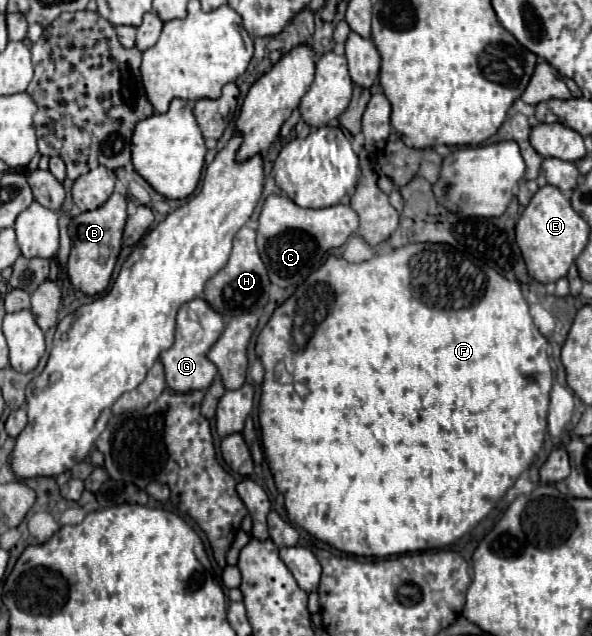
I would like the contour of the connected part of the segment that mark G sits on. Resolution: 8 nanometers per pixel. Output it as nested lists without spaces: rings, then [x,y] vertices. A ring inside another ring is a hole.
[[[191,299],[189,303],[181,305],[181,309],[177,313],[175,343],[171,349],[163,351],[159,357],[165,367],[167,385],[173,391],[185,393],[185,391],[193,391],[193,389],[207,389],[213,383],[213,379],[217,375],[217,367],[209,361],[207,353],[217,343],[223,329],[225,329],[223,315],[217,309],[213,309],[205,299]]]

